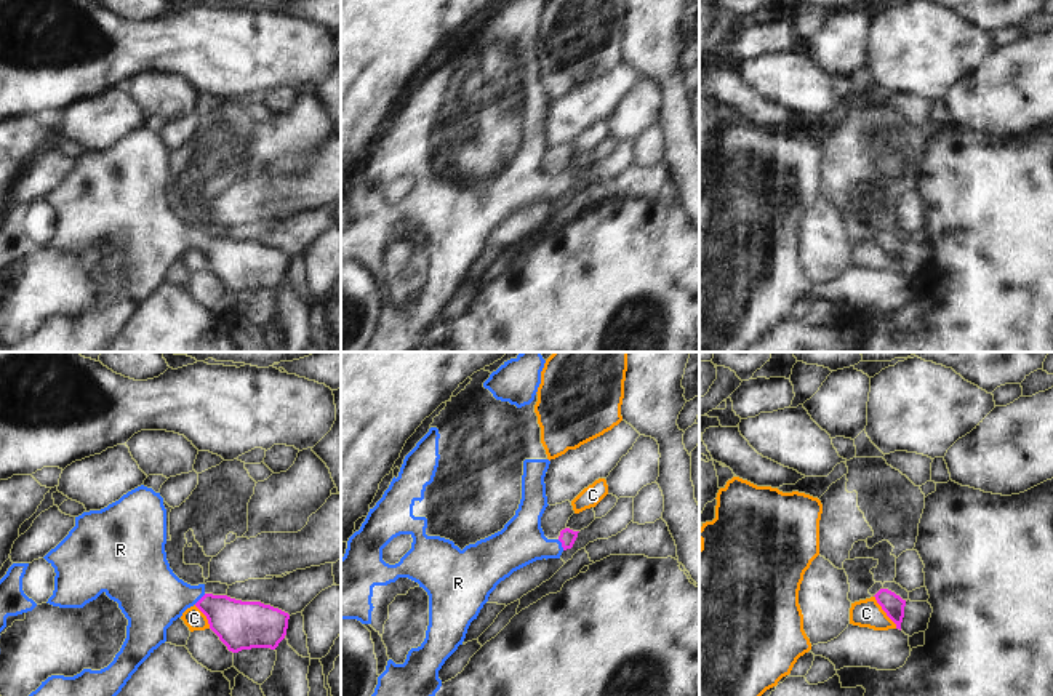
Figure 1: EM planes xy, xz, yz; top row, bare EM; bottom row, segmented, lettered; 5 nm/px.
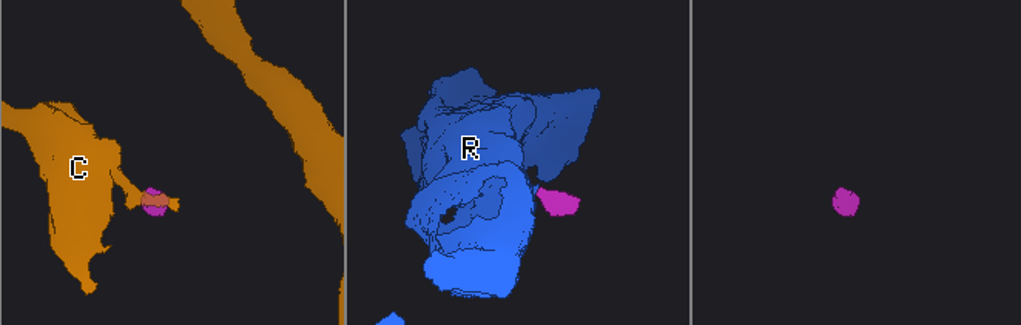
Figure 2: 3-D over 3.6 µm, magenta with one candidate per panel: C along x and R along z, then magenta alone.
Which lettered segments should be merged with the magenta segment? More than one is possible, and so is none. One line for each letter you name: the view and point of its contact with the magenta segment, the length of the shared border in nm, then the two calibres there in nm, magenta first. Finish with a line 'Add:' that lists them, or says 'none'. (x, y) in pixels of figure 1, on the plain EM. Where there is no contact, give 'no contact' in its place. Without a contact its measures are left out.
R: meets magenta in xy at (200, 240); contact 80 nm long; 240 nm thick on the magenta side, 320 nm on the other
Add: R

